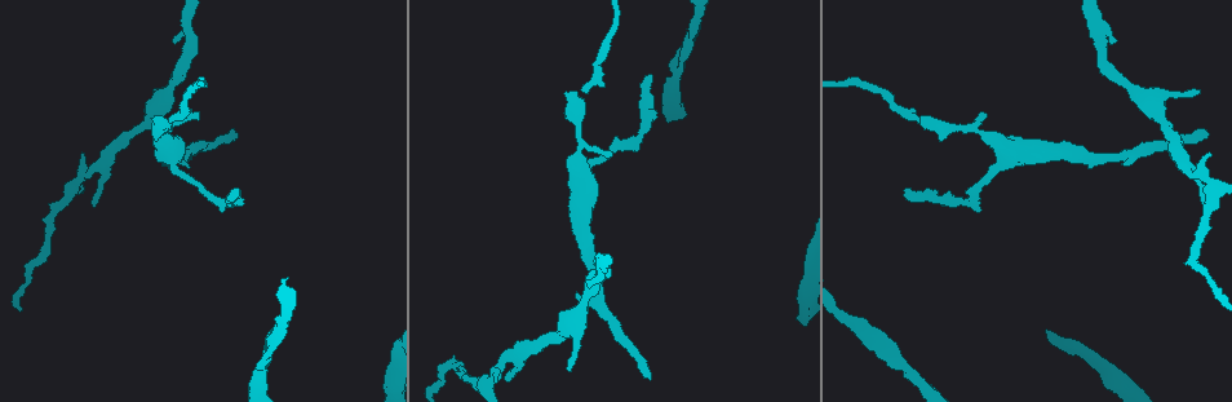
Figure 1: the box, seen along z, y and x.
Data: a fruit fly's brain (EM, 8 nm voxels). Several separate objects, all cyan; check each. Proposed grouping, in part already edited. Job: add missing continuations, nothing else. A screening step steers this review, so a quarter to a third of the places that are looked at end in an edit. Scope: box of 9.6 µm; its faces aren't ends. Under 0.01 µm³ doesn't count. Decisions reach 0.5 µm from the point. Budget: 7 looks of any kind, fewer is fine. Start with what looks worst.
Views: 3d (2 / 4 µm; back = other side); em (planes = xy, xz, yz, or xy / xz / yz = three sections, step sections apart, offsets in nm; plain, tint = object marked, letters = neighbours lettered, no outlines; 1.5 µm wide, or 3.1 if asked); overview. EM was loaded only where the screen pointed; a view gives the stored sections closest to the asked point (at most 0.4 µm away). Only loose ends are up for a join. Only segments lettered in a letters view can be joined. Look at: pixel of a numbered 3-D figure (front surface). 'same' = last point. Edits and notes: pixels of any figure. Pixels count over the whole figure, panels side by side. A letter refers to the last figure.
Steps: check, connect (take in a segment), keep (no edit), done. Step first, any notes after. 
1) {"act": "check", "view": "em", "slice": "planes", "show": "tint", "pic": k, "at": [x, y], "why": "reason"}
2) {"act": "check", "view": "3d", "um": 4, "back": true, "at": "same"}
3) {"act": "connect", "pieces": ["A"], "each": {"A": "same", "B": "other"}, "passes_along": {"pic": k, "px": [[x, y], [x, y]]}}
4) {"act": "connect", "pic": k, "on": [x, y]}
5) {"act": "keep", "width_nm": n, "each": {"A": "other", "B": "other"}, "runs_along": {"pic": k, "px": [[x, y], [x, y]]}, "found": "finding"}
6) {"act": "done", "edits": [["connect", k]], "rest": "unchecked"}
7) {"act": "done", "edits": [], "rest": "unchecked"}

{"act": "check", "view": "3d", "um": 4, "pic": 1, "at": [154, 91], "why": "an open end"}

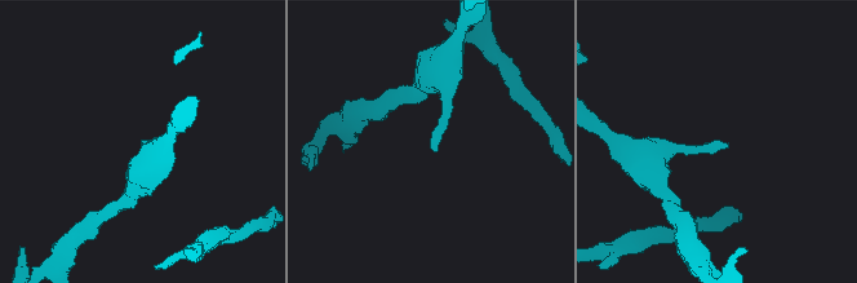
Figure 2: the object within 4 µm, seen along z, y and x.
{"act": "check", "view": "em", "slice": "planes", "show": "letters", "pic": 2, "at": [141, 143], "why": "shape alone is not enough"}

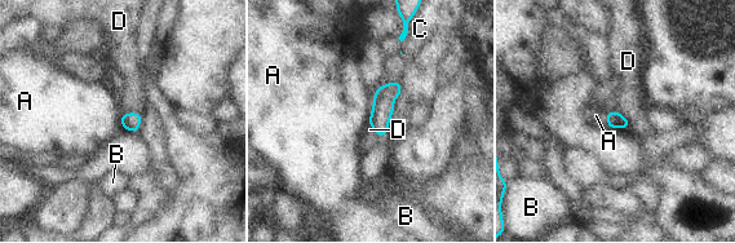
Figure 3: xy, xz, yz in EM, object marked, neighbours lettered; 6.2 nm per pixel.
{"act": "keep", "width_nm": 110, "each": {"A": "other", "B": "other", "C": "other", "D": "other"}, "border": {"pic": 3, "px": [[373, 92], [373, 105], [367, 126]]}, "found": "no lettered segment goes on from it"}

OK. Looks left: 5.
{"act": "check", "view": "em", "slice": "planes", "show": "letters", "pic": 1, "at": [1209, 133], "why": "free end"}

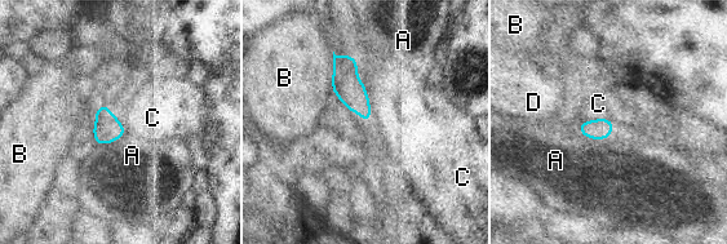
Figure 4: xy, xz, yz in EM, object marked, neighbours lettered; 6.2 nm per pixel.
{"act": "keep", "each": {"A": "other", "B": "other", "C": "other", "D": "other"}, "border": {"pic": 4, "px": [[612, 120], [594, 118], [581, 123]]}, "found": "no lettered segment goes on from it"}

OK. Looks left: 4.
{"act": "check", "view": "3d", "um": 4, "pic": 1, "at": [172, 42], "why": "free end"}

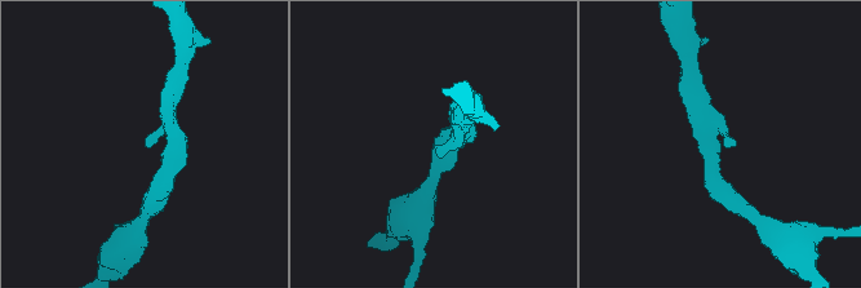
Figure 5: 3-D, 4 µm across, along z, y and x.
{"act": "check", "view": "em", "slice": "planes", "show": "letters", "pic": 5, "at": [145, 144], "arm_widths_nm": [260, 280]}

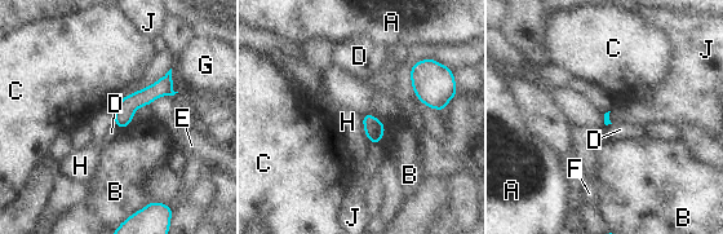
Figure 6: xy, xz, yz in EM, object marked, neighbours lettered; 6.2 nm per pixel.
{"act": "keep", "each": {"A": "other", "B": "other", "C": "other", "D": "other", "E": "other", "F": "other", "G": "other", "H": "other", "J": "other"}, "border": {"pic": 6, "px": [[360, 115], [364, 133]]}, "found": "no lettered segment goes on from it"}

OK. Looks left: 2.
{"act": "done", "edits": [], "rest": "unchecked"}

